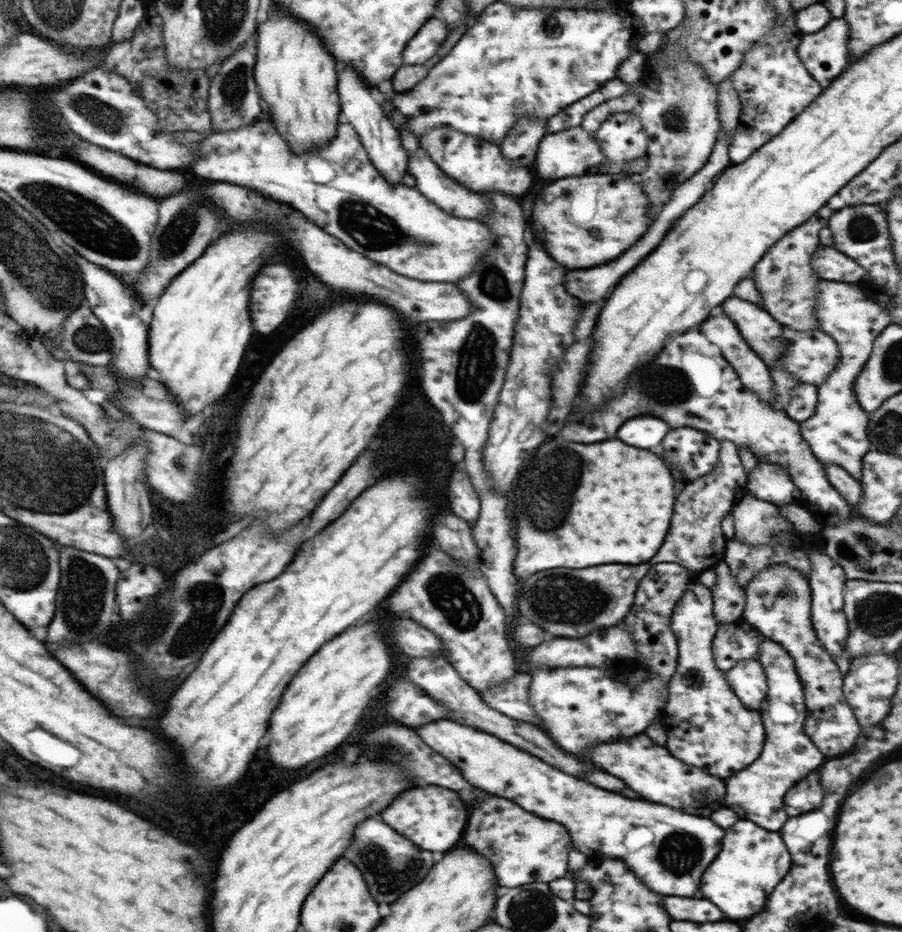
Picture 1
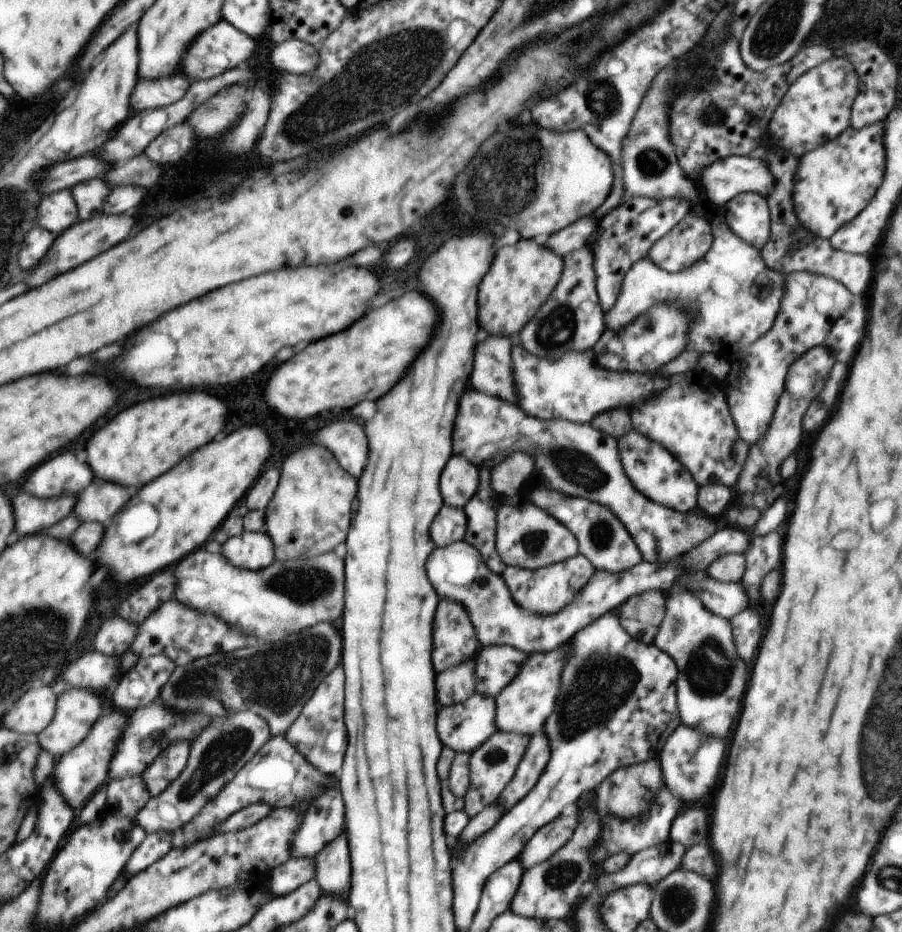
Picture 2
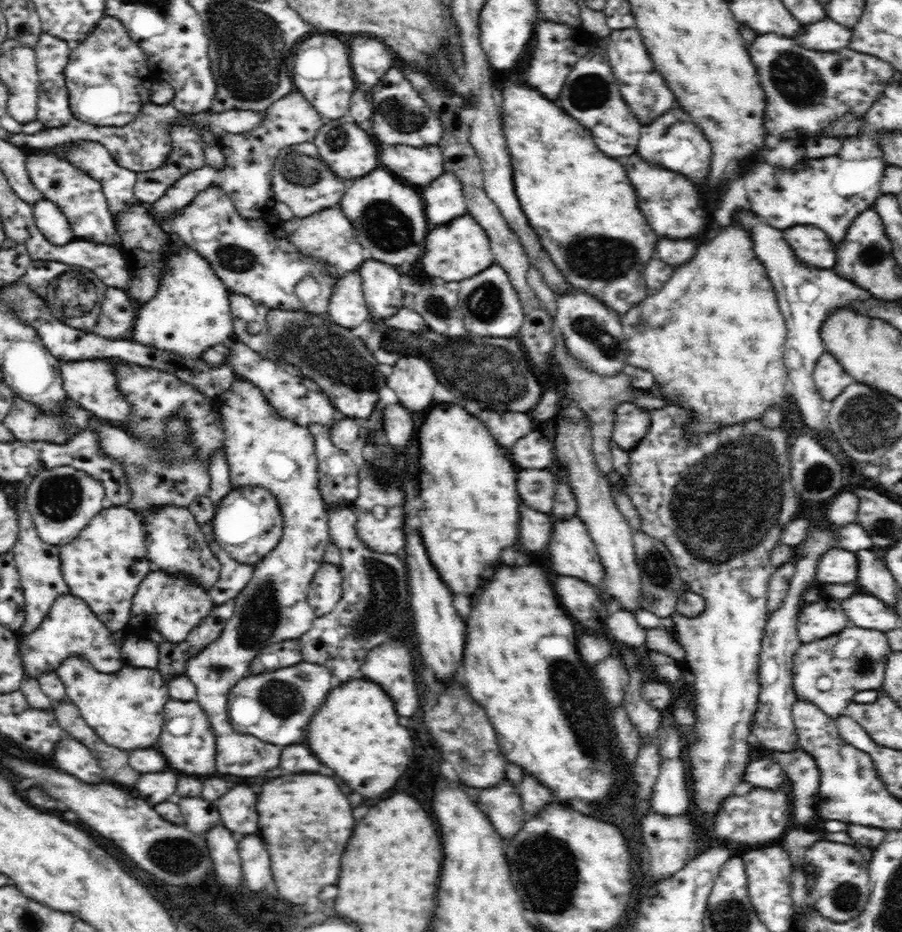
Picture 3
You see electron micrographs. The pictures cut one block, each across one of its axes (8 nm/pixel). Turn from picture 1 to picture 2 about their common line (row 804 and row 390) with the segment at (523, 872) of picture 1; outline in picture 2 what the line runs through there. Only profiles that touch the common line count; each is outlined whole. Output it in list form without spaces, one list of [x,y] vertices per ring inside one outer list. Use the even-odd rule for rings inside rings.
[[[490,336],[476,346],[474,354],[474,370],[470,376],[472,386],[484,394],[518,404],[510,372],[510,340]]]

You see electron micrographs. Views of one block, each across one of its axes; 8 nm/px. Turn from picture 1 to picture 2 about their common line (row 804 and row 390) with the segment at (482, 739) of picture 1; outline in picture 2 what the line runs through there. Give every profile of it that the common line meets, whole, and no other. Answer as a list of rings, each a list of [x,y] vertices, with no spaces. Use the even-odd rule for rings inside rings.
[[[522,346],[512,348],[514,378],[518,386],[518,396],[522,398],[522,410],[528,416],[540,420],[566,418],[570,422],[590,422],[596,414],[620,406],[638,406],[640,402],[662,392],[668,378],[658,374],[628,374],[628,372],[606,372],[594,360],[592,349],[570,351],[566,356],[554,360],[538,358],[528,354]]]

